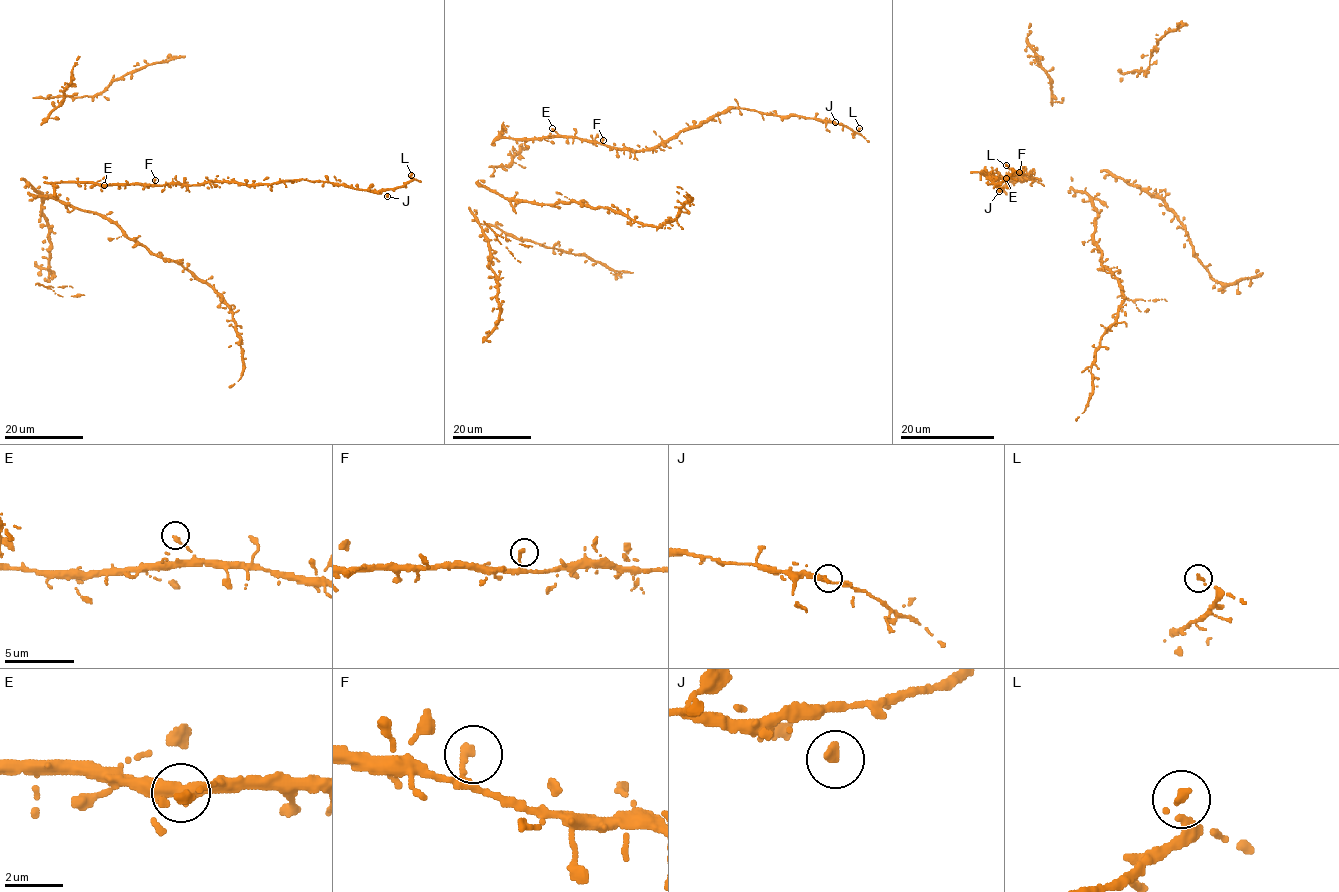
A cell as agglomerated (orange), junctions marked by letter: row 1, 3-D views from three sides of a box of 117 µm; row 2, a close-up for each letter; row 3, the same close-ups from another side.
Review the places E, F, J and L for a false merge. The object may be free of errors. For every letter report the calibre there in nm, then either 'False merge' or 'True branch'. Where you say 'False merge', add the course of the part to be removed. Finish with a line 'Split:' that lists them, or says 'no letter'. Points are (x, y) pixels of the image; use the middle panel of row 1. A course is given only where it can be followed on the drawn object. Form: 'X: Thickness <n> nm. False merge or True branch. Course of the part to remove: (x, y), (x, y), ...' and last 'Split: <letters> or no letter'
E: Thickness 300 nm. True branch
F: Thickness 280 nm. True branch
J: Thickness 320 nm. True branch
L: Thickness 280 nm. True branch
Split: no letter

